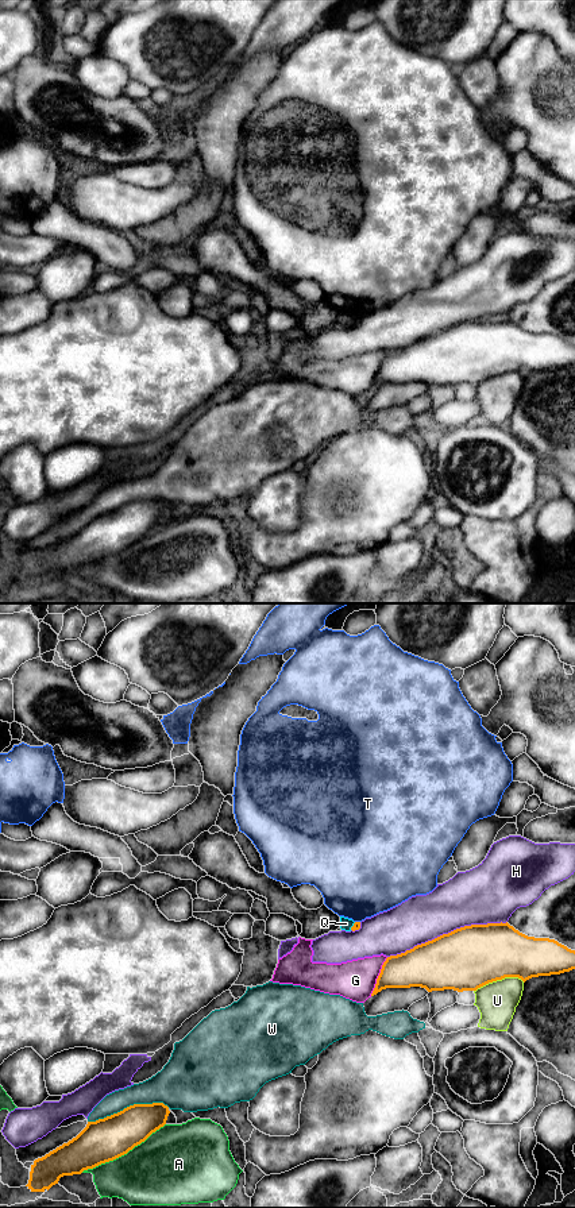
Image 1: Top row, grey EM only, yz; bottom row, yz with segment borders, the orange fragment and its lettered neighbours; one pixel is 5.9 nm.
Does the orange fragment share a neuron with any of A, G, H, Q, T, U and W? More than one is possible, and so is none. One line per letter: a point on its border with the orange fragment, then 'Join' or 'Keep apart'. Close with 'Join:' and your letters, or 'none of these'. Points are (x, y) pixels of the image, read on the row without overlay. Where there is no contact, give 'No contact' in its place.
A: Touches orange at yz (123, 550). Keep apart
G: Touches orange at yz (378, 371). Keep apart
H: Touches orange at yz (448, 328). Keep apart
Q: Touches orange at yz (352, 321). Keep apart
T: Touches orange at yz (358, 317). Keep apart
U: Touches orange at yz (498, 374). Keep apart
W: Touches orange at yz (130, 501). Keep apart
Join: none of these

